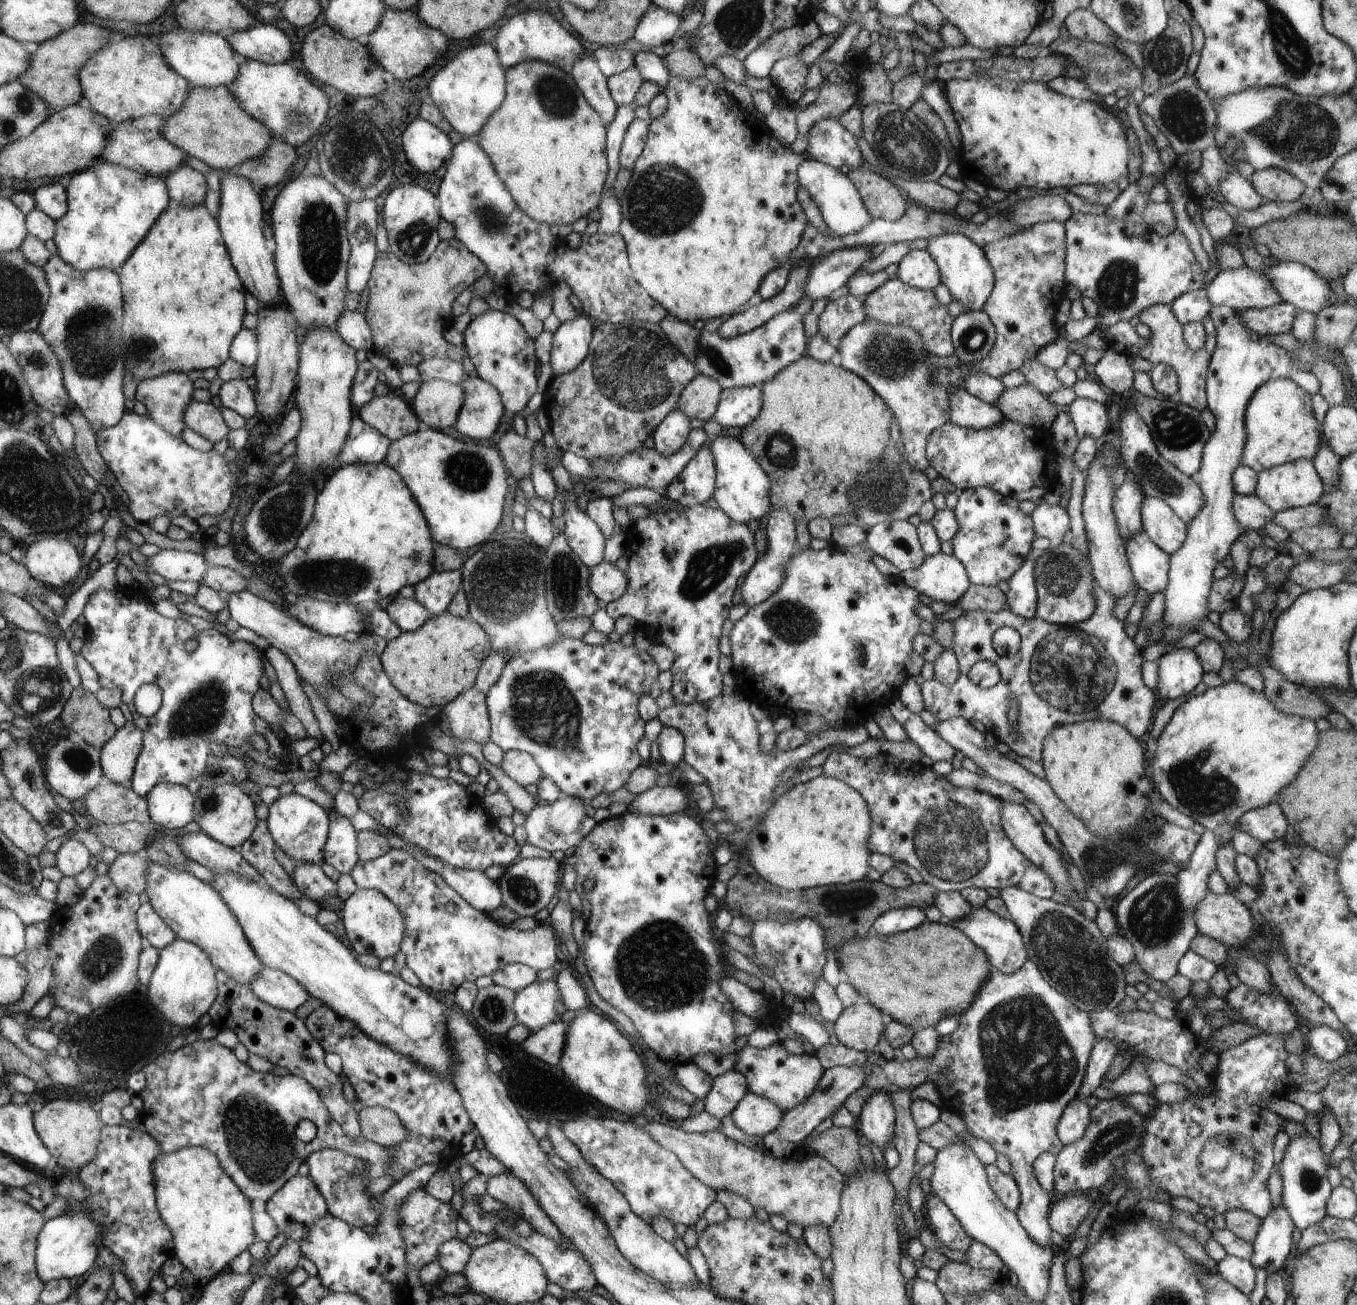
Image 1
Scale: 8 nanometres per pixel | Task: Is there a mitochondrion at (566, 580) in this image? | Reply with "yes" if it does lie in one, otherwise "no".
yes

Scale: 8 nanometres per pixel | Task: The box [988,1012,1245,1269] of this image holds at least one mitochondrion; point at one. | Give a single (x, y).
(1126, 1133)

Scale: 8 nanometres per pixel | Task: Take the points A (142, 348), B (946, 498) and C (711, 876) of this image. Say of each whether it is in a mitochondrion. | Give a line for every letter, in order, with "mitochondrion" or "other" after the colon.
A: mitochondrion
B: other
C: other

